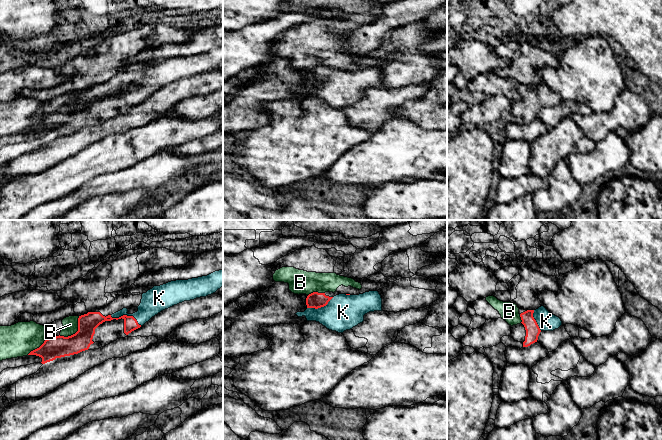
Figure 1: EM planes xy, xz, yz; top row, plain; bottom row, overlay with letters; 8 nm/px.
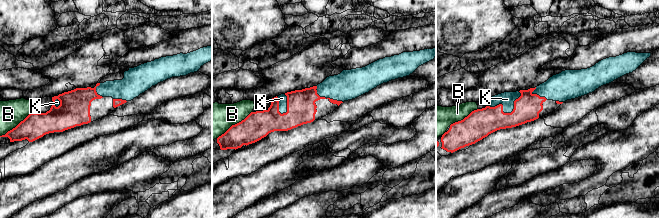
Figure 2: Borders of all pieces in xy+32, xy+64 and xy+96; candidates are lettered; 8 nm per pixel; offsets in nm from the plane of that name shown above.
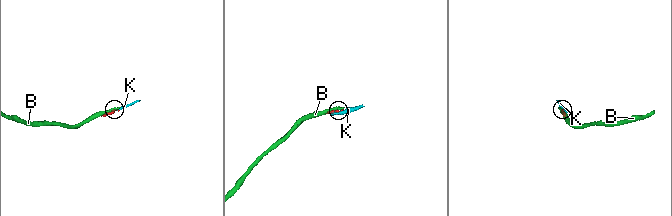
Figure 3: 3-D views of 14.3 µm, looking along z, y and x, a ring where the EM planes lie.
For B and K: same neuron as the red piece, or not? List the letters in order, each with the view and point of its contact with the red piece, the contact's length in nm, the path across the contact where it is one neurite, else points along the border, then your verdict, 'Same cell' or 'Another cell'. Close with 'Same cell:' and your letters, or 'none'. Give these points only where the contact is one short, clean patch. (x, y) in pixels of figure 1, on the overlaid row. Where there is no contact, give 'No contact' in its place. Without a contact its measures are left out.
B: Touches red at xy (76, 332). Shared border 220 nm. Another cell
K: Touches red at xy (126, 315). Shared border 260 nm. Same cell
Same cell: K

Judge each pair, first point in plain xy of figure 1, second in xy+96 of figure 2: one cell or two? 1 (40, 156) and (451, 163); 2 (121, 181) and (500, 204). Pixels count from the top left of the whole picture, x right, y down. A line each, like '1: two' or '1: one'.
1: one
2: one

